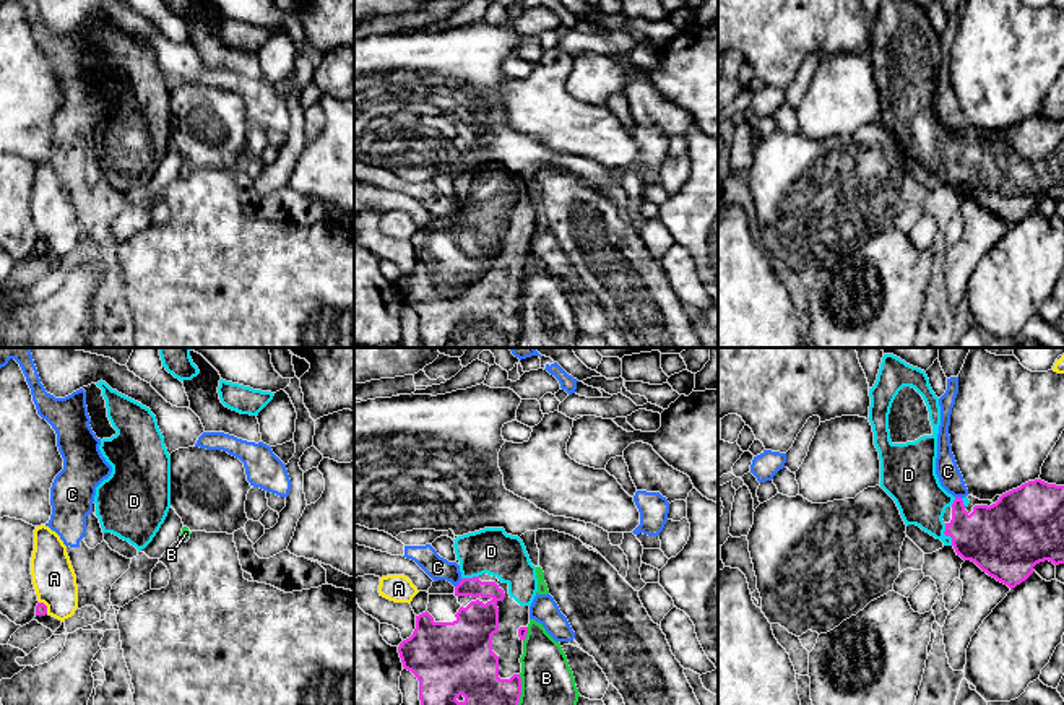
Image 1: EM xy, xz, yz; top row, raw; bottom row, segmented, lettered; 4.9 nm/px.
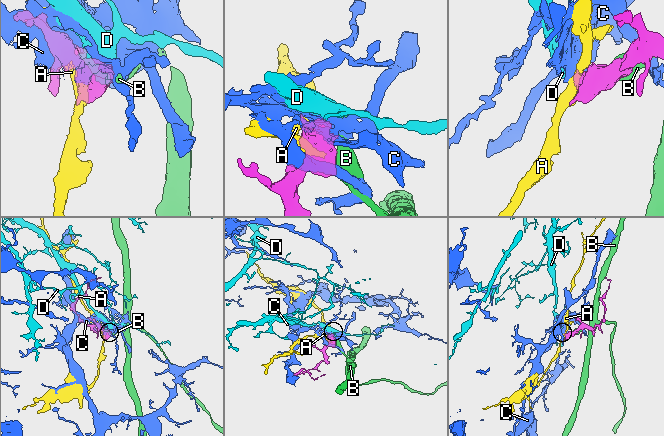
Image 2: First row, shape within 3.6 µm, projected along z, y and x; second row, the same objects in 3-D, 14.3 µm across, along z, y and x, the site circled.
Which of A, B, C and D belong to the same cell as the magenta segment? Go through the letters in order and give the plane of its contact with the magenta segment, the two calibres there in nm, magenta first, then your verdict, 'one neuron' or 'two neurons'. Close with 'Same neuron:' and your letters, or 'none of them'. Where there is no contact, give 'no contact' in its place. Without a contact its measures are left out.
A: meets magenta in xy; 60 nm thick on the magenta side, 220 nm on the other; two neurons
B: meets magenta in xz; 280 nm thick on the magenta side, 280 nm on the other; two neurons
C: meets magenta in xz; 200 nm thick on the magenta side, 120 nm on the other; two neurons
D: meets magenta in yz; 320 nm thick on the magenta side, 240 nm on the other; one neuron
Same neuron: D

